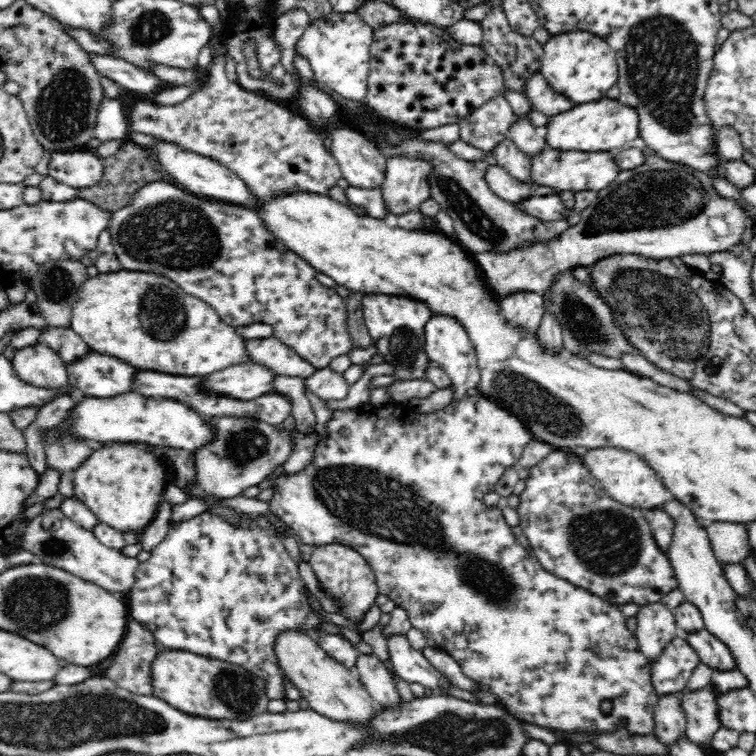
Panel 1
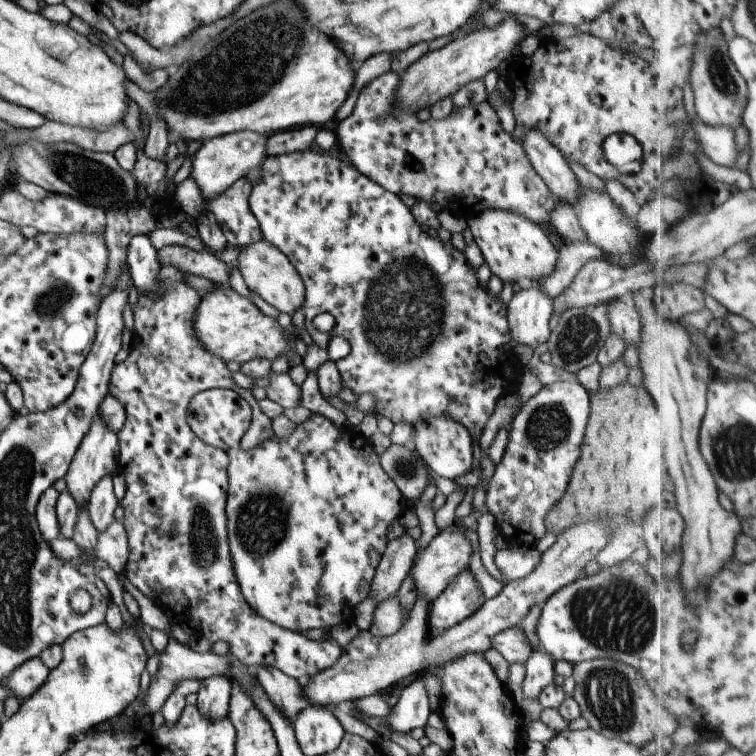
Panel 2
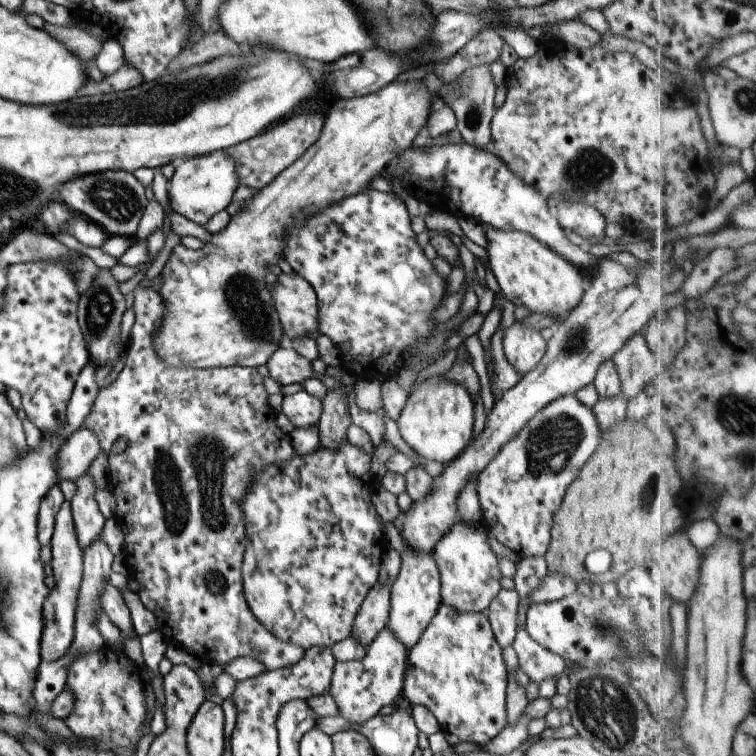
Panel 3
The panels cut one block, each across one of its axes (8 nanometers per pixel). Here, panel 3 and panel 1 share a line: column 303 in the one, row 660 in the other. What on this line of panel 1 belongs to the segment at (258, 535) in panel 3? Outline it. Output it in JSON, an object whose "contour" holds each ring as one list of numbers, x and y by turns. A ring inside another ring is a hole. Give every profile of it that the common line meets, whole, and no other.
{"contour":[[481,393,475,396,466,396,459,401,454,400,442,410,433,413,422,413,417,415,415,420,417,426,410,426,410,422,403,422,400,419,400,412,399,419,395,422,382,418,382,415,385,415,386,411,390,409,391,408,382,409,368,402,364,403,363,405,358,405,354,408,343,408,332,411,332,415,325,423,326,434,318,434,317,436,317,441,314,445,314,452,312,452,312,460,310,460,310,462,308,462,308,464,306,464,302,470,298,470,298,472,283,472,280,474,280,476,276,476,276,478,271,477,273,481,271,488,272,491,274,491,274,494,272,495,272,498,268,499,270,512,276,514,283,521,285,526,290,528,290,531,292,531,292,534,297,537,297,541,300,544,310,544,312,547,317,547,325,544,342,543,346,546,354,548,356,551,360,551,360,554,366,558,366,561,370,563,370,566,374,571,379,594,392,598,392,602,407,612,411,626,422,632,426,638,427,646,445,652,454,658,466,676,473,678,477,683,481,684,481,686,487,687,487,690,494,694,498,702,502,704,502,706,506,708,506,711,512,714,515,718,526,722,534,722,534,724,542,724,544,728,560,728,560,730,568,730,568,728,584,728,584,732,601,732,602,734,602,732,616,732,623,729,631,734,652,735,654,730,654,711,659,696,656,694,654,687,651,685,651,662,650,659,648,659,648,657,646,657,646,655,640,651,636,635,632,634,632,632,630,632,630,630,626,627,627,619,622,614,621,607,606,603,606,600,600,599,600,597,590,593,589,591,578,588,574,585,570,585,570,582,566,582,565,580,546,572,533,553,526,551,526,549,524,549,524,547,522,547,520,543,516,541,516,537,514,537,511,527,505,522,502,510,496,506,487,506,486,502,484,502,485,496,494,491,498,480,502,478,502,473,506,472,506,468,512,468,518,465,520,455,522,455,522,452,525,450,525,446,534,437,531,430,524,424,524,422,518,419,516,415,513,415,507,410,502,409,502,407,498,406,498,403,492,401,492,399,489,399],[604,700,612,700,612,702,614,702,614,709,612,713,606,714,600,709,600,704,602,704]]}

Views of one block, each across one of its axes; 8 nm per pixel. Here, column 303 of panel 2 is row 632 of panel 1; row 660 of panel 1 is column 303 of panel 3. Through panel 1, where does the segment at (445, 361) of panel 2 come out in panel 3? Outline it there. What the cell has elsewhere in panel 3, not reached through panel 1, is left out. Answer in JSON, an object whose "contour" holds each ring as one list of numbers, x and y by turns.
{"contour":[[374,189,359,191,357,194,344,198,334,205,325,207,322,211,312,215,305,223,292,227,286,231,284,237,284,260,292,268,292,272,304,278,313,288,318,308,318,332,331,339,338,350,340,366,345,368,357,379,383,380,387,375,395,374,400,368,402,350,415,340,429,336,432,326,428,321,429,312,435,308,439,301,445,298,444,278,440,278,431,266,431,261,425,258,422,248,415,242,415,234,409,227,409,216,403,202,393,193,379,192]]}

